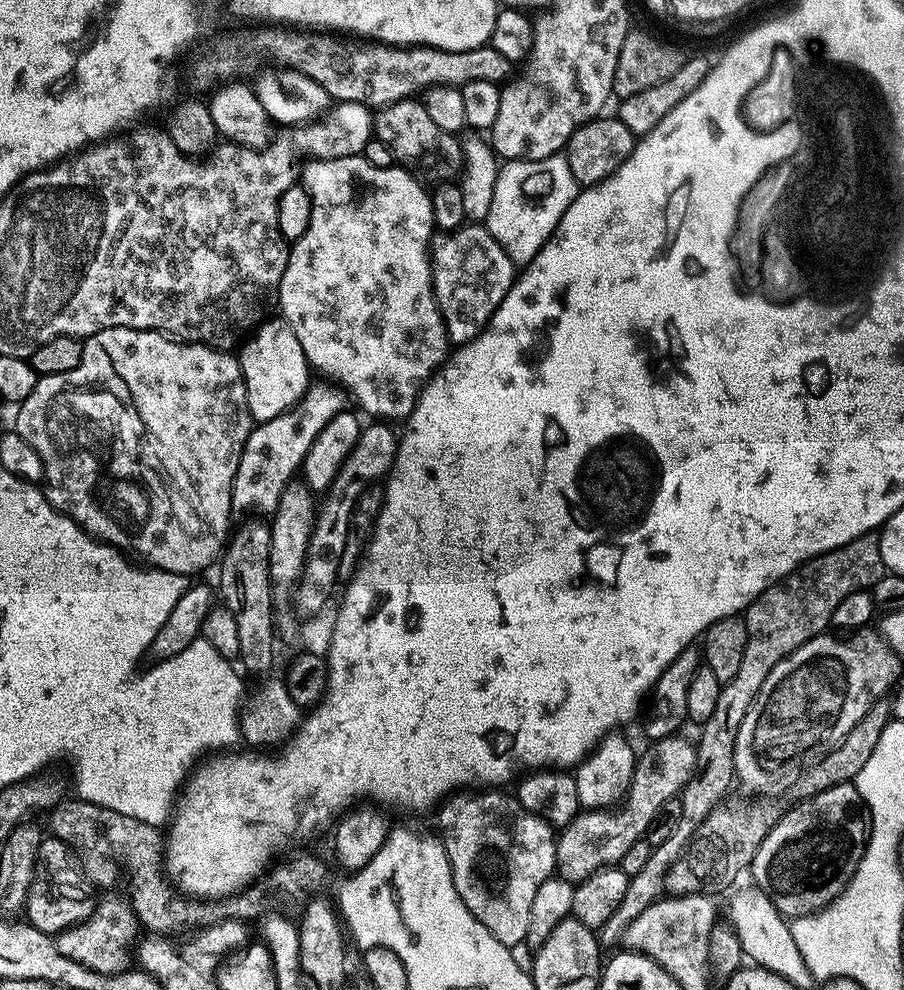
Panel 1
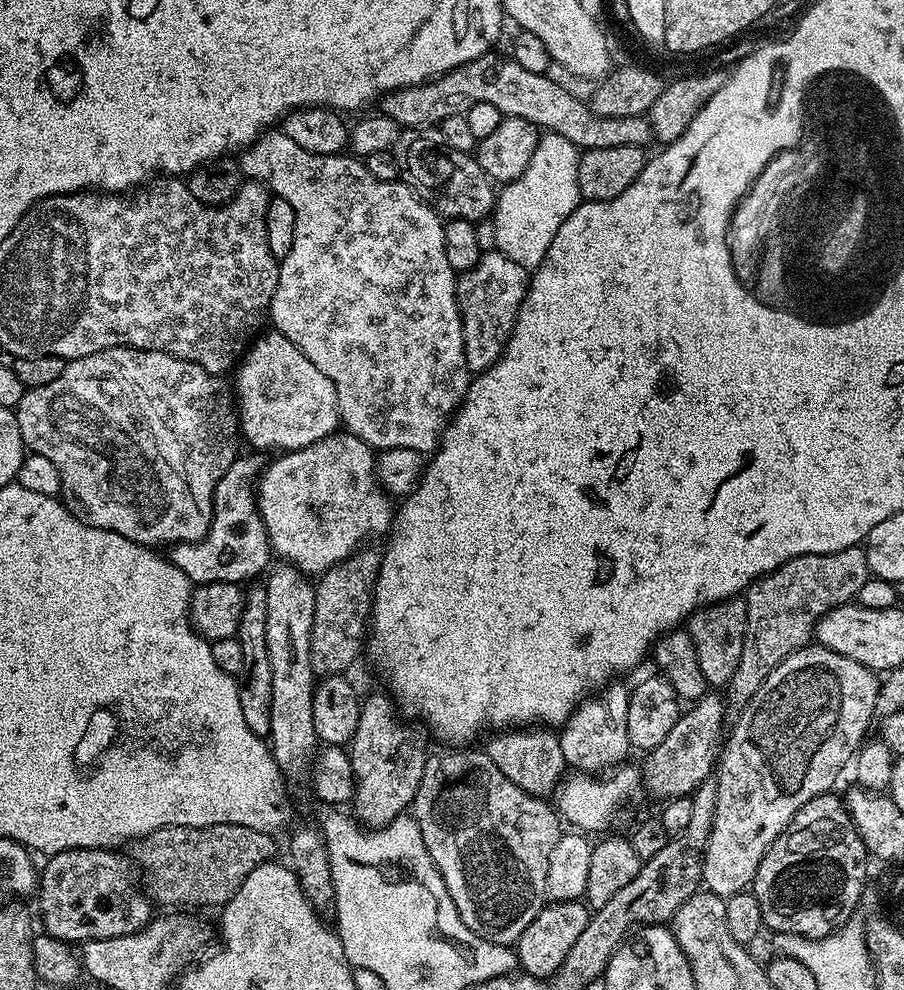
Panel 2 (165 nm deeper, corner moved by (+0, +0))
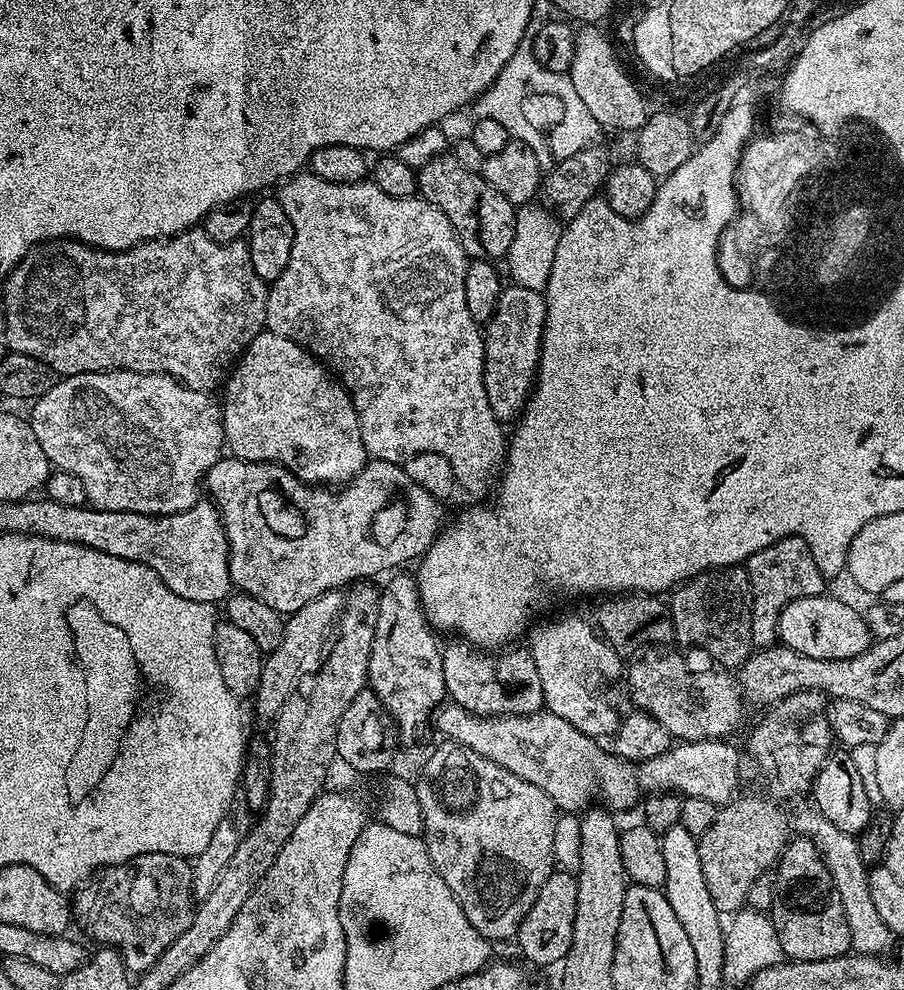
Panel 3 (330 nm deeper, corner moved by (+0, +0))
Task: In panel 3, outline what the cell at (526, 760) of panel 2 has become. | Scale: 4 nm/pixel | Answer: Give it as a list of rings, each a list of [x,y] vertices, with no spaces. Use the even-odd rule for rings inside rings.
[[[445,643],[442,648],[442,674],[446,674],[446,696],[451,703],[479,716],[528,716],[544,708],[542,678],[538,678],[538,666],[527,647],[485,650],[459,643]]]

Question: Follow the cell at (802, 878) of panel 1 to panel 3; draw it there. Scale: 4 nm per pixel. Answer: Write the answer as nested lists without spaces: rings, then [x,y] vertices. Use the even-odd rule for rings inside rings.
[[[807,838],[793,839],[780,853],[775,872],[776,880],[771,881],[770,919],[785,957],[788,960],[821,960],[849,955],[852,939],[842,910],[842,898],[838,898],[838,890],[832,884],[832,875],[816,843]]]

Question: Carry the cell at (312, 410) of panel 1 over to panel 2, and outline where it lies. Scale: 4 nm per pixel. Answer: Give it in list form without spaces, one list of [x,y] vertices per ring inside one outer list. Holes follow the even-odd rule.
[[[237,455],[236,461],[218,478],[218,486],[214,486],[212,499],[212,521],[203,540],[195,540],[193,544],[173,544],[170,548],[170,559],[193,585],[210,582],[230,582],[240,584],[250,576],[263,573],[269,567],[268,535],[266,526],[256,508],[254,481],[265,467],[263,455]]]

